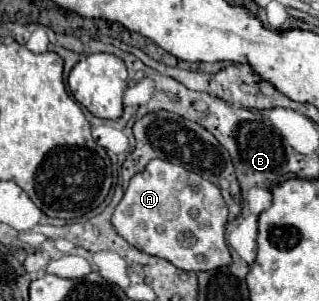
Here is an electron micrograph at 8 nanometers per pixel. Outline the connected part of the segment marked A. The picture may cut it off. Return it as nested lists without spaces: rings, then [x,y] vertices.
[[[160,158],[150,160],[150,164],[146,164],[146,168],[130,180],[130,184],[124,192],[124,198],[120,200],[120,204],[116,206],[116,210],[112,214],[114,230],[128,244],[138,248],[140,252],[168,260],[184,272],[214,270],[220,266],[228,266],[232,262],[230,250],[224,240],[226,220],[228,220],[228,210],[226,210],[224,198],[212,182],[204,180],[202,176],[198,176],[178,164],[172,164],[168,160],[160,160]]]

